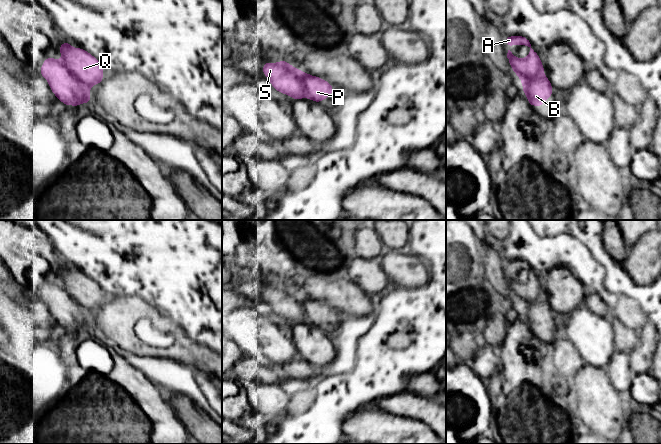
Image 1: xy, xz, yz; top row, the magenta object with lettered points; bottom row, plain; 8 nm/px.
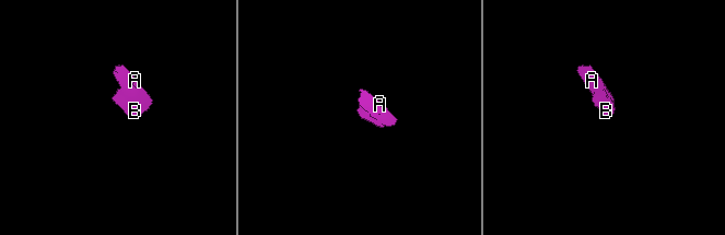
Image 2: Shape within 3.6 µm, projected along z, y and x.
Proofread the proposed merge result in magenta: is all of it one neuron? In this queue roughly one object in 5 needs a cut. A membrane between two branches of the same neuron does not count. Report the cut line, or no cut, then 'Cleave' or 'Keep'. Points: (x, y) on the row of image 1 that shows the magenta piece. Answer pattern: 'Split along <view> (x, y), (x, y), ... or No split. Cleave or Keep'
Split along xy (61, 60), (89, 88). Cleave

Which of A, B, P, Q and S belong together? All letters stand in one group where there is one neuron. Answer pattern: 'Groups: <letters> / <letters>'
Groups: A P Q / B S

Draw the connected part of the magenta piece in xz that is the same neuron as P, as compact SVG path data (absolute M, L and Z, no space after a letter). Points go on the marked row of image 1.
M299 70L299 72L308 99L320 103L332 94L334 87L329 82L318 76L309 75L302 70Z

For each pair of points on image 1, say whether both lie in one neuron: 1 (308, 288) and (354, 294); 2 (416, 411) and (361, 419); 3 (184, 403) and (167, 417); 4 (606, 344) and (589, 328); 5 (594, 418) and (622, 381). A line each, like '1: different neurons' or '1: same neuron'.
1: same neuron
2: different neurons
3: different neurons
4: same neuron
5: different neurons

